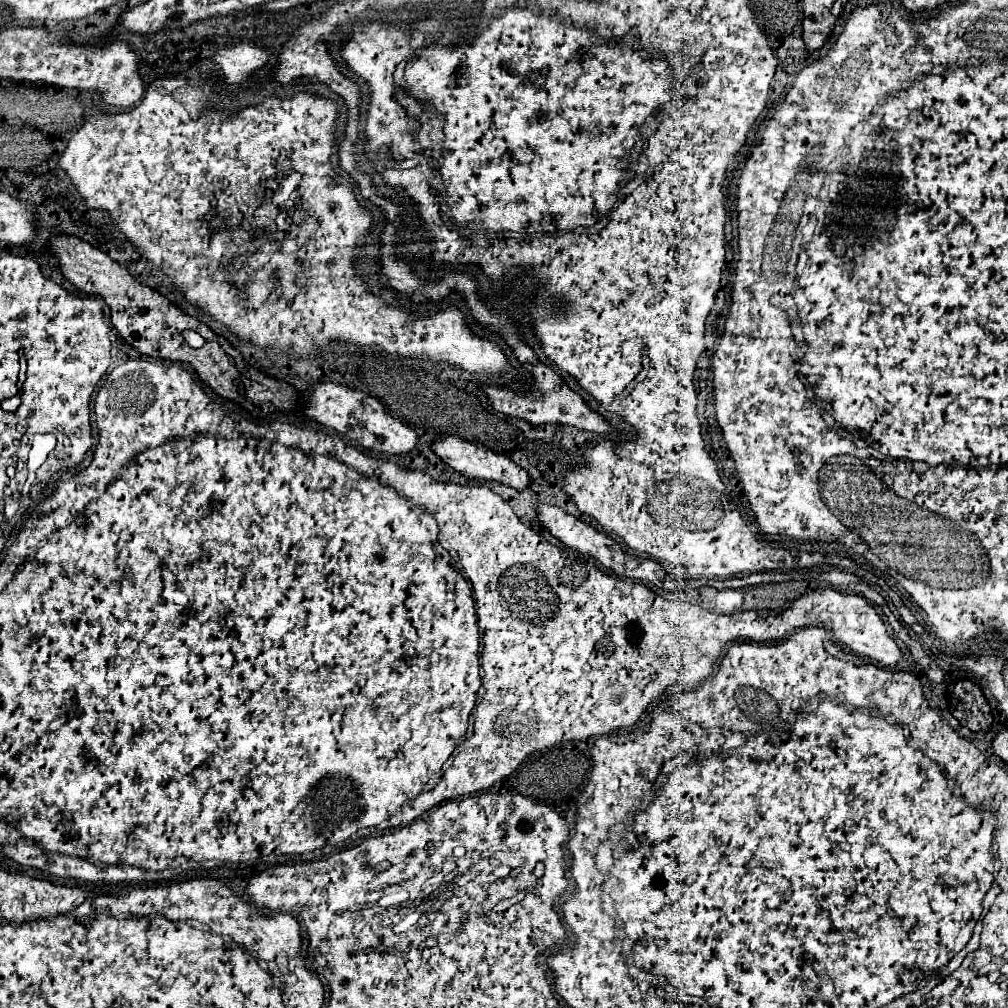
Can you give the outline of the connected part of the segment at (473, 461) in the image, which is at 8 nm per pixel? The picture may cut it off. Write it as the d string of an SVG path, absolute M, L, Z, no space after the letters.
M446 437L446 439L438 441L438 443L434 443L432 449L436 451L436 455L444 463L448 463L454 471L462 473L468 479L476 479L476 481L496 481L496 483L508 485L508 487L512 487L516 491L524 491L524 489L530 487L530 477L528 477L528 473L522 467L518 467L516 463L512 463L504 455L498 455L498 453L488 451L482 445L474 445L474 443L468 443L468 441L458 439L458 437Z

